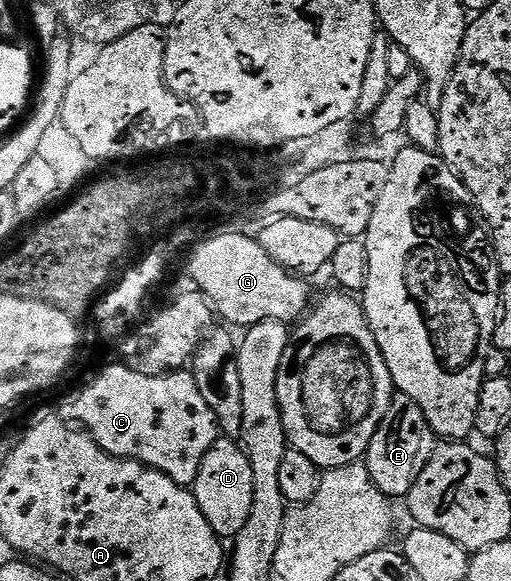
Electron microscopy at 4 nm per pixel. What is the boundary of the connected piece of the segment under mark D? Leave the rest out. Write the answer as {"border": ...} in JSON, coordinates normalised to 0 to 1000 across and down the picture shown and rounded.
{"border":[[[427,754],[413,775],[397,781],[397,795],[389,800],[389,816],[374,835],[374,845],[413,912],[434,926],[464,924],[468,912],[483,905],[483,892],[491,892],[491,864],[499,864],[499,814],[491,809],[487,783],[477,769],[462,756]]]}

